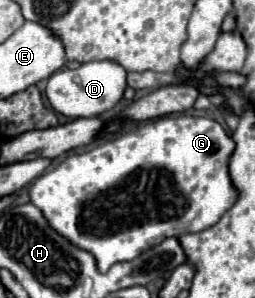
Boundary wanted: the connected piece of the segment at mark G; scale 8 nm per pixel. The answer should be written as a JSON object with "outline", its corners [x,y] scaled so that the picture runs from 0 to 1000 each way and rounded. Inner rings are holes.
{"outline":[[[643,389],[502,443],[471,463],[408,470],[361,503],[282,517],[212,570],[173,577],[118,624],[118,685],[149,691],[227,785],[314,839],[376,866],[392,913],[463,879],[510,879],[541,852],[635,812],[651,792],[714,792],[839,758],[933,664],[933,638],[894,584],[894,530],[918,510],[910,456],[824,396]]]}

